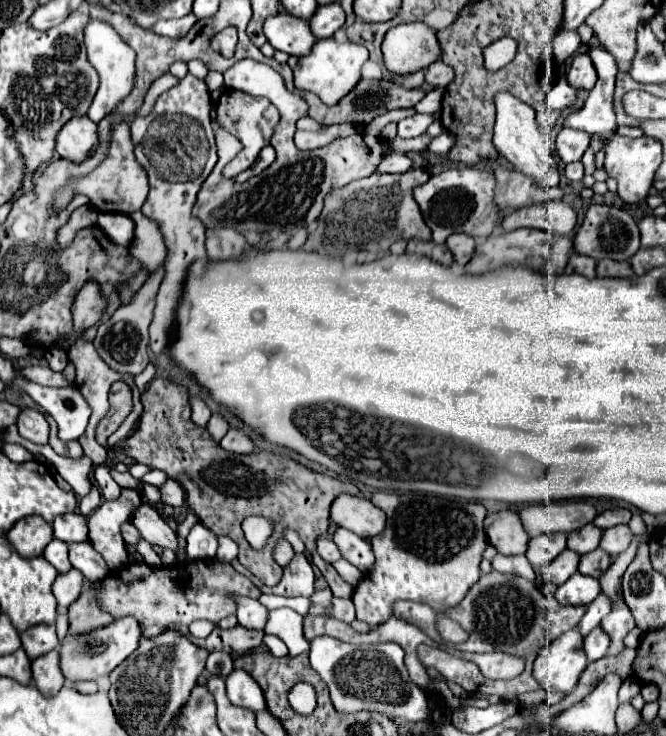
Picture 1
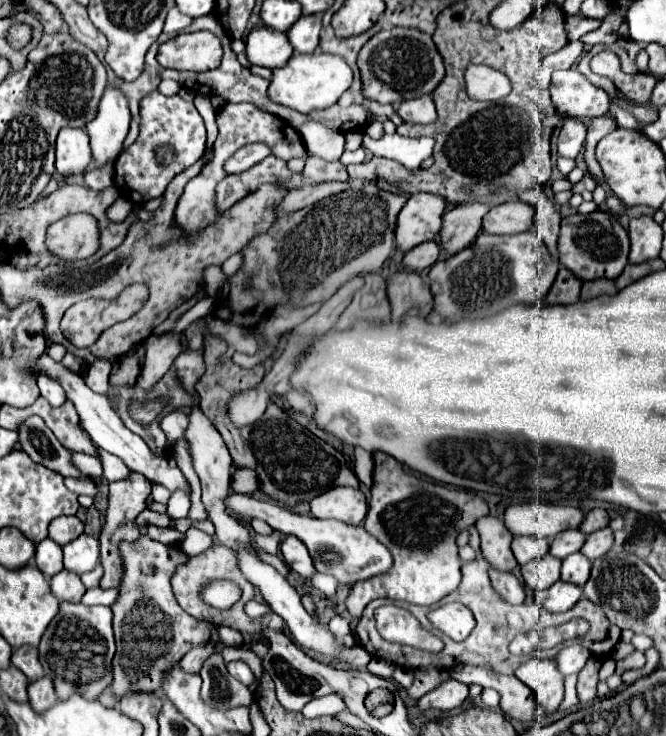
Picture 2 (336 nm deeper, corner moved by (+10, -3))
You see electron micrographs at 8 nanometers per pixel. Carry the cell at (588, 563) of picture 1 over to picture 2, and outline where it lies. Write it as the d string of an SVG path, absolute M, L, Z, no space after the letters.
M576 552L562 560L562 580L564 582L572 582L582 588L588 576L590 576L590 560L584 558L584 554Z

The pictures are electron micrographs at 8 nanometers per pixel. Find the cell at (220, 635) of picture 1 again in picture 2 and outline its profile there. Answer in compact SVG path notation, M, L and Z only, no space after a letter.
M220 544L210 546L208 550L204 550L202 554L194 556L194 558L190 558L188 564L184 564L184 566L180 566L180 568L176 570L176 574L172 576L172 588L174 588L174 594L176 594L178 604L180 604L190 616L194 616L194 618L198 618L198 620L208 620L208 622L214 622L214 624L218 624L218 626L236 628L236 630L240 630L240 632L250 632L250 634L258 632L258 634L260 634L262 628L272 628L272 630L280 630L280 632L284 630L284 620L282 620L278 614L266 614L266 616L260 618L260 622L254 622L254 620L252 620L252 624L242 624L242 598L240 598L232 608L228 608L228 610L216 610L216 608L208 606L208 604L200 598L200 590L202 590L204 586L208 586L208 582L214 582L214 580L230 580L230 582L238 584L240 590L242 590L242 572L238 570L236 556L234 556L232 550L228 550L228 548L220 546Z

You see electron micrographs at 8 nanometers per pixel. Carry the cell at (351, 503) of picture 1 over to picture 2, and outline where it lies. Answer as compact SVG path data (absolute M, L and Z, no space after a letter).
M332 488L310 500L310 512L316 518L334 518L346 524L360 524L368 512L366 498L358 488Z

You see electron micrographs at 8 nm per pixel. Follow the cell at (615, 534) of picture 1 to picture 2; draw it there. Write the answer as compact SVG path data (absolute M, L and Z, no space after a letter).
M602 528L596 530L594 534L590 534L584 542L584 546L580 548L580 552L588 558L588 560L596 560L600 556L604 556L608 552L608 548L614 544L614 536L610 528Z

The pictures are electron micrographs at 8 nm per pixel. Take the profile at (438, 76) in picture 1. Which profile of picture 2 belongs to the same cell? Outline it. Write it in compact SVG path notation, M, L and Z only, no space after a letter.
M424 96L424 98L416 98L416 100L402 102L400 108L398 108L398 114L400 114L400 118L404 122L432 124L436 120L434 100L432 100L432 96Z

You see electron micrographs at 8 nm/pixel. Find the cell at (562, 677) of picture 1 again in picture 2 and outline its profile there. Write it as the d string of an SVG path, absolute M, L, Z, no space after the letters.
M532 658L516 670L516 678L534 692L540 712L554 714L558 710L564 698L564 676L556 670L552 660Z

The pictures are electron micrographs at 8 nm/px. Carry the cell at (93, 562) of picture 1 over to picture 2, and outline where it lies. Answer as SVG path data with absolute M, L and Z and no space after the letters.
M82 534L64 546L64 568L74 574L90 572L100 560L100 544L94 536Z

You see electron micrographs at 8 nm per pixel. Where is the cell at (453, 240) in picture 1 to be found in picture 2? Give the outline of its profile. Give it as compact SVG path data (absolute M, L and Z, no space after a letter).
M424 242L416 248L412 248L410 252L404 254L404 268L406 270L412 270L412 272L418 272L418 270L424 270L424 268L430 268L440 256L440 246L436 242Z

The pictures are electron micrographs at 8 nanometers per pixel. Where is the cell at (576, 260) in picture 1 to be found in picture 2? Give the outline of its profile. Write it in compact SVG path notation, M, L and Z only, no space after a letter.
M560 268L554 286L550 288L548 296L544 298L542 306L554 306L554 304L574 304L580 298L580 288L582 282L568 270L568 268Z

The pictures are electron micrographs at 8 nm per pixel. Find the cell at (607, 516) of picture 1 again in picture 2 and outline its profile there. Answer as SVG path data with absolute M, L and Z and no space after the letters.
M594 508L594 510L590 510L590 512L586 514L586 518L582 520L580 532L592 534L592 532L596 532L596 530L600 530L600 528L606 528L608 522L610 522L608 512L606 512L604 508Z

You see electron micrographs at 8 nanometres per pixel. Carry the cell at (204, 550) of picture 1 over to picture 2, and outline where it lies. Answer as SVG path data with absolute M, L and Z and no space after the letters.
M176 490L172 492L170 500L168 500L168 516L172 520L178 520L178 518L186 518L188 512L190 512L190 492L186 490Z

